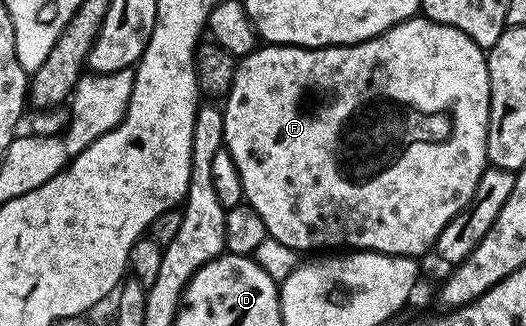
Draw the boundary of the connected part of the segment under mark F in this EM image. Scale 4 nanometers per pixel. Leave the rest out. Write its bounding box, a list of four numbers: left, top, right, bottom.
[221,16,491,259]

